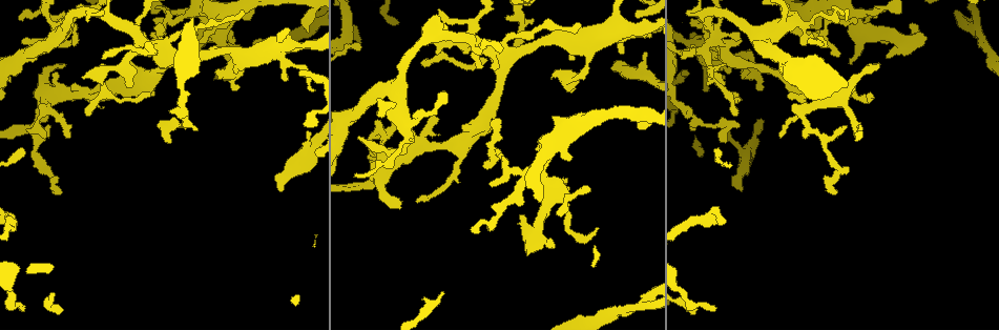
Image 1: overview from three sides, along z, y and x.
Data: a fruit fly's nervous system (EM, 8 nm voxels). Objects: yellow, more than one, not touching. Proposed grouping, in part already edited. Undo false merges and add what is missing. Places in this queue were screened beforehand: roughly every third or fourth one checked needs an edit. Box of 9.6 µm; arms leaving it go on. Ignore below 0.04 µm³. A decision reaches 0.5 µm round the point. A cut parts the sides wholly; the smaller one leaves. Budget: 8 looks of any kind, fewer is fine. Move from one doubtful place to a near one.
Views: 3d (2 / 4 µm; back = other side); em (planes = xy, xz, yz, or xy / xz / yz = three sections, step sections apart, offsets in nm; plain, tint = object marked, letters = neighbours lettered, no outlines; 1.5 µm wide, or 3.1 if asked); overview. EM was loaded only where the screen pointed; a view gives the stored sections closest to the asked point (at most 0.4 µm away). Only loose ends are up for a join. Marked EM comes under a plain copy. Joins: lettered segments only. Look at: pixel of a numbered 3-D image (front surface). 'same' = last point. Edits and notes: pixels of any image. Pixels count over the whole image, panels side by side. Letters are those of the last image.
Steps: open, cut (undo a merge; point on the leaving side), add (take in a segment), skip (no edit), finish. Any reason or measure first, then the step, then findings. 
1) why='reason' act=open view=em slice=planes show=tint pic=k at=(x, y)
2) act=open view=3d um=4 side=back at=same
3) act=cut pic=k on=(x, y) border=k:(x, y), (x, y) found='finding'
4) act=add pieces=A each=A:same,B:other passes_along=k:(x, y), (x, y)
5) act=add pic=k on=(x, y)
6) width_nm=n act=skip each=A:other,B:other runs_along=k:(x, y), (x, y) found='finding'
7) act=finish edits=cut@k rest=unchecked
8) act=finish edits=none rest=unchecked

why='abrupt turn' act=open view=3d um=2 pic=1 at=(42, 113)

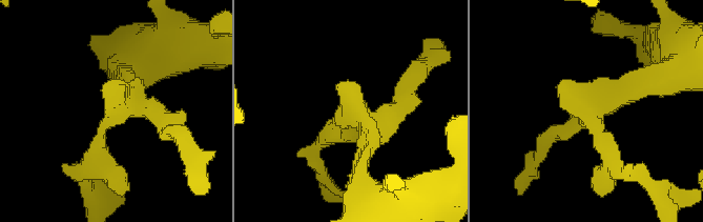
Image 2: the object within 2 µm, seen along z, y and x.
act=open view=em slice=xy step=8 show=letters pic=2 at=(583, 112)

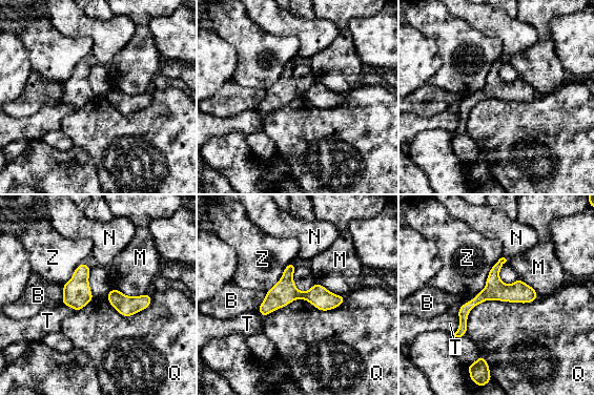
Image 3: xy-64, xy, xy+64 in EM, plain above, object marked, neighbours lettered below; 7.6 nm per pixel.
width_nm=160 act=skip each=B:other,M:other,N:other,Q:other,T:other,Z:other border=3:(345, 296), (266, 316) found='continuous, no second neuron'

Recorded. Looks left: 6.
why='an open end' act=open view=em slice=xz step=8 show=letters pic=1 at=(59, 193)

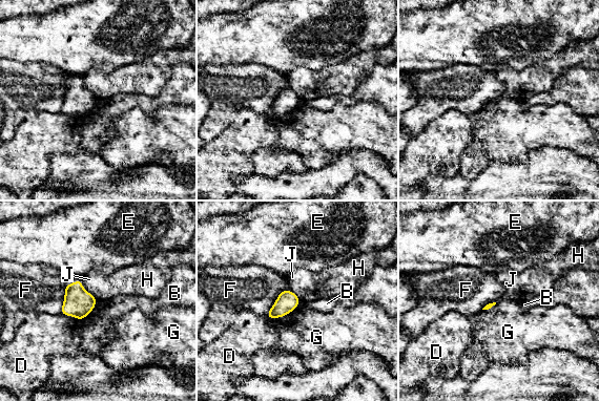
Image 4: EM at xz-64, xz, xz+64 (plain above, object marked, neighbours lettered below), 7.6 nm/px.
act=skip each=B:other,D:other,E:other,F:other,G:other,H:other,J:other border=4:(289, 289), (280, 293), (266, 315) found='none of them fits'

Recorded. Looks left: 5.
why='free end' act=open view=em slice=planes show=letters pic=1 at=(155, 21)

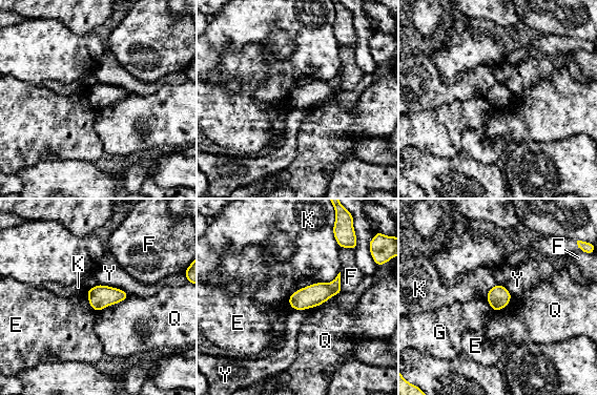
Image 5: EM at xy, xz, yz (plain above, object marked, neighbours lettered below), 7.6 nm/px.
act=skip each=E:other,F:other,G:other,K:other,Q:other,Y:other found='no lettered segment goes on from it'

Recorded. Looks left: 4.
act=finish edits=none rest=unchecked

